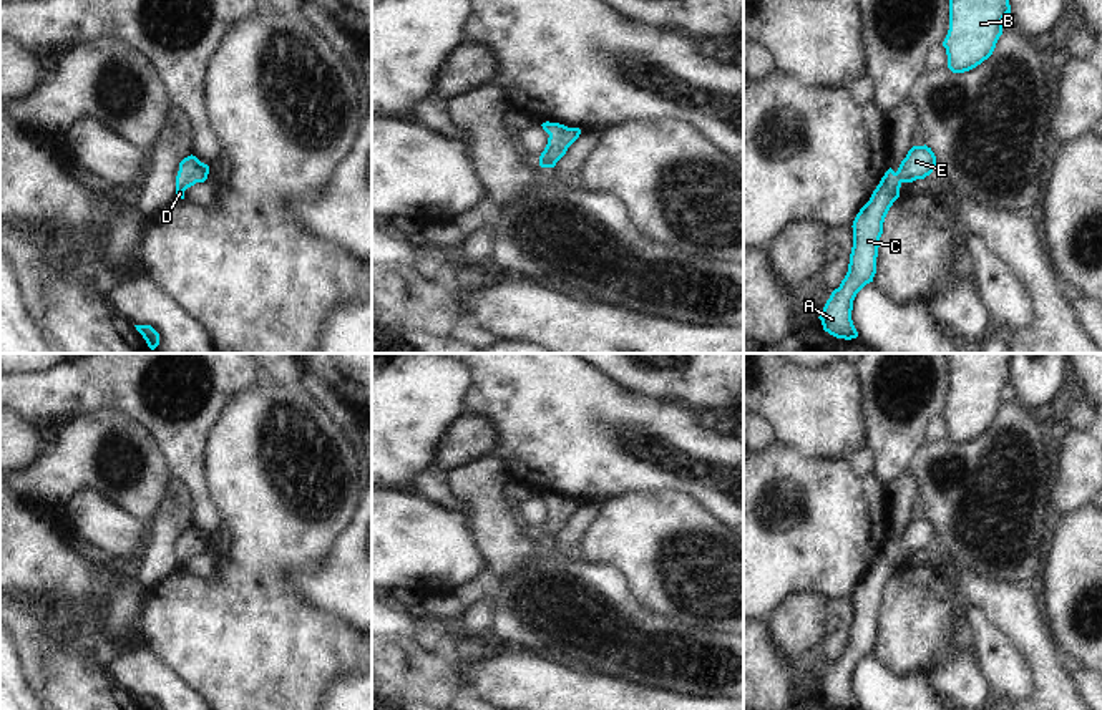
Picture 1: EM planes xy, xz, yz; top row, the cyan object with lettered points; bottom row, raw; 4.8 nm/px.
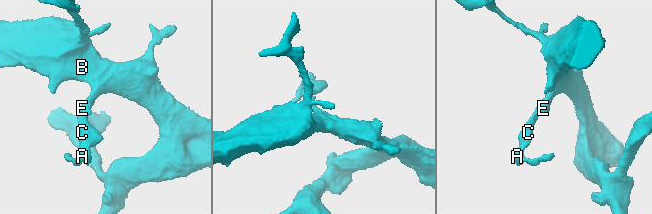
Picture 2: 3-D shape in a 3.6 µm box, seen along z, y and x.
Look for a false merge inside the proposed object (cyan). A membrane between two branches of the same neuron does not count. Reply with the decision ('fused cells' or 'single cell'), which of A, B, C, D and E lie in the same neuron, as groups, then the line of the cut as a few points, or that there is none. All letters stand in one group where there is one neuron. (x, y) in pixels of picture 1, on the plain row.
single cell; A B C D E; no cut

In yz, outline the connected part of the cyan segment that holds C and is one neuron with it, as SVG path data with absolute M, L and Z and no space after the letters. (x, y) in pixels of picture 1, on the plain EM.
M913 518L901 532L898 542L891 539L885 544L873 562L870 572L860 581L853 592L853 619L848 644L840 659L826 672L822 687L823 702L836 710L856 710L858 703L851 692L853 672L856 665L876 645L876 629L885 589L900 569L903 554L924 551L936 539L936 528L931 519Z

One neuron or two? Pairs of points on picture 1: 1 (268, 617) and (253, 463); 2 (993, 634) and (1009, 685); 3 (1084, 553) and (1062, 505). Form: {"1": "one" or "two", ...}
{"1": "one", "2": "one", "3": "two"}

